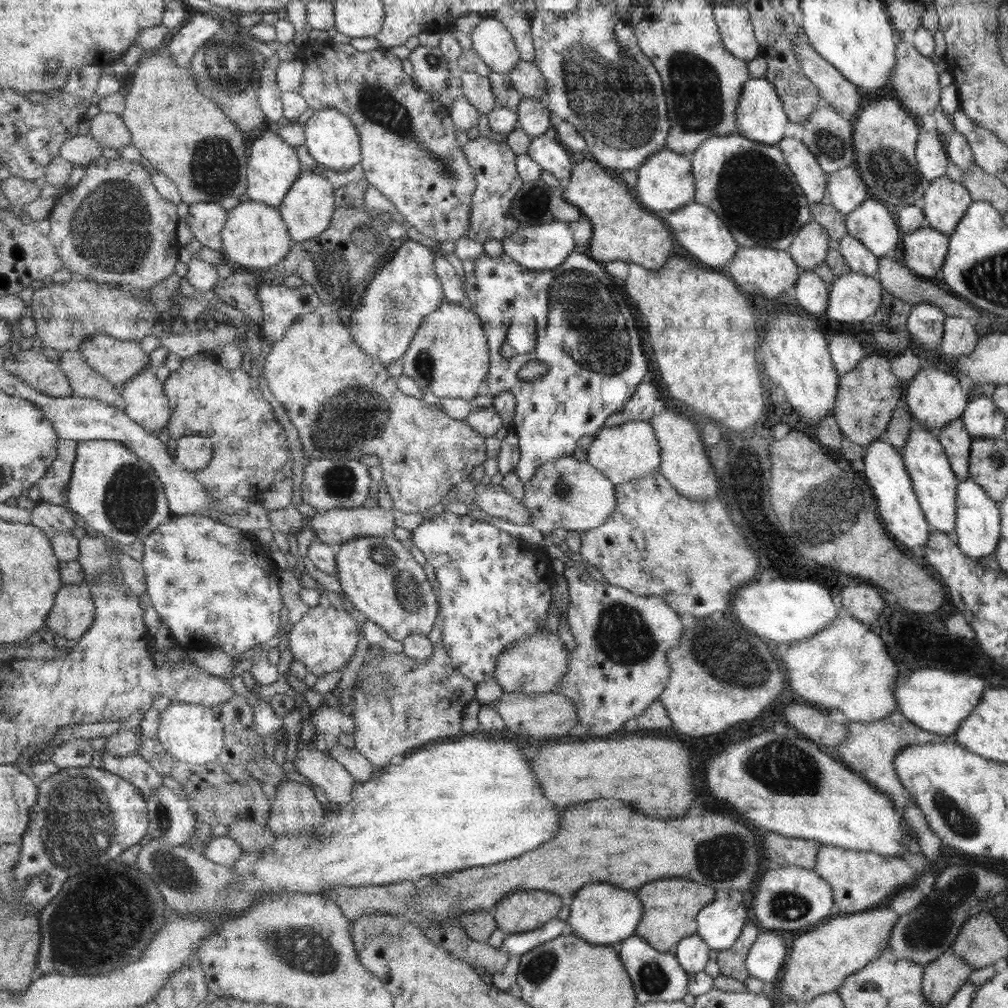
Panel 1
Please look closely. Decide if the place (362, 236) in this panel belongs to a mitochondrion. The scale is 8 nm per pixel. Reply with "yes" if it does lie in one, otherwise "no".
yes

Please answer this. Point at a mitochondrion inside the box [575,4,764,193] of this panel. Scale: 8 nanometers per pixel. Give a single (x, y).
(697, 96)

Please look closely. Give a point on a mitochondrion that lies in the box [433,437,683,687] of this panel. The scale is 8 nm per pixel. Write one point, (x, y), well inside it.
(621, 633)

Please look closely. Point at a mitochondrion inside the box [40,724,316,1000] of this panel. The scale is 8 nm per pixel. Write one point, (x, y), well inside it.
(80, 945)

